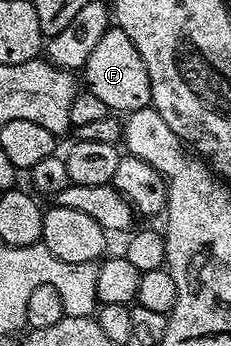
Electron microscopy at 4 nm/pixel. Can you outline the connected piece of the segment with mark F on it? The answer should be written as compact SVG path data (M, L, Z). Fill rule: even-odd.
M117 27L108 28L106 34L97 41L97 46L89 54L81 76L87 79L86 91L97 94L101 102L105 102L108 113L130 114L148 107L151 103L151 87L149 86L149 70L145 70L145 62L141 62L141 54L137 54L137 46L129 42L129 34Z

